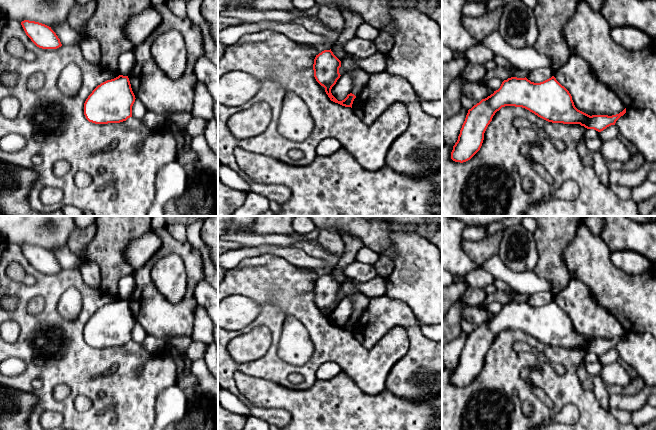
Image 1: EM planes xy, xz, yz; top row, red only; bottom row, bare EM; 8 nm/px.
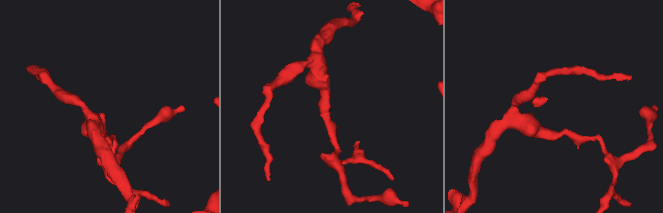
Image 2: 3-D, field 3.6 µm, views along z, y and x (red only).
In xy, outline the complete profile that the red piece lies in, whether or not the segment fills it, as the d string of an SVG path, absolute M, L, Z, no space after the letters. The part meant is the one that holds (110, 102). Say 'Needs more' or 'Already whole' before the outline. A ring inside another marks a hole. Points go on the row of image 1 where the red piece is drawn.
Already whole. M119 75L92 91L84 103L84 115L95 124L120 123L132 117L135 99L128 76Z

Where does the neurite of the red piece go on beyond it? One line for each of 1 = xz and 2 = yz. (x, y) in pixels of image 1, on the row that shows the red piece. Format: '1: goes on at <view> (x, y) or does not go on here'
1: does not go on here
2: does not go on here

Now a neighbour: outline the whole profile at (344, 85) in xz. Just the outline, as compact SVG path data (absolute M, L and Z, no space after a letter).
M344 73L332 87L331 93L338 101L342 101L351 93L353 86L352 78L348 75L348 73Z

